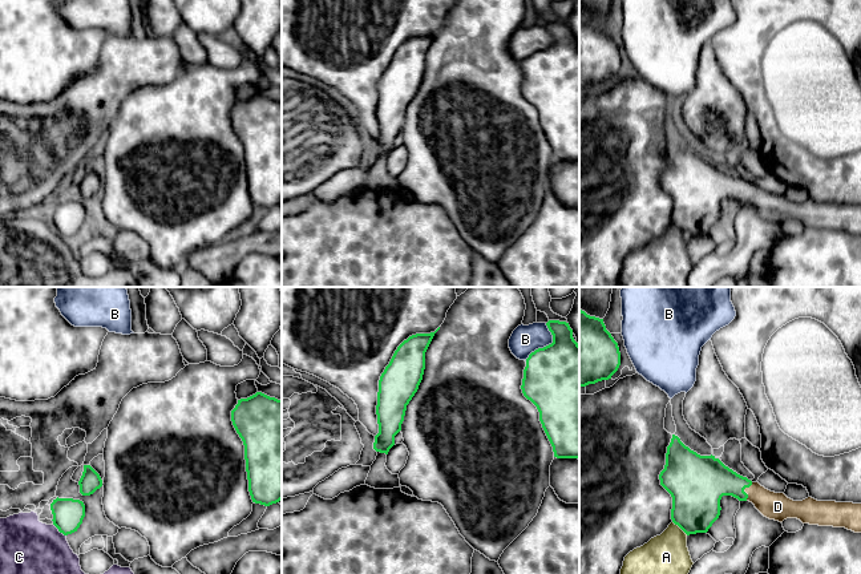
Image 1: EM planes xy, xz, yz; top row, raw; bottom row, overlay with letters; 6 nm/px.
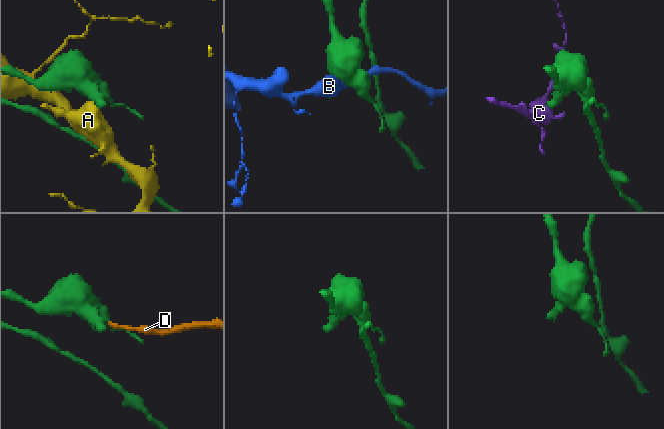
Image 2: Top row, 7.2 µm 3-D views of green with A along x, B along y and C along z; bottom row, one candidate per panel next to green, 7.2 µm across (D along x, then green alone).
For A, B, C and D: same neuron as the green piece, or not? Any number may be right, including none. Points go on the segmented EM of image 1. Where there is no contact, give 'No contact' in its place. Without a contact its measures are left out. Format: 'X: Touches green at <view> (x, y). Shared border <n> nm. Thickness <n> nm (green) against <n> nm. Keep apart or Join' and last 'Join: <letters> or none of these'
A: Touches green at yz (680, 528). Shared border 130 nm. Thickness 300 nm (green) against 240 nm. Keep apart
B: Touches green at xz (546, 346). Shared border 260 nm. Thickness 480 nm (green) against 180 nm. Keep apart
C: Touches green at xy (59, 530). Shared border 110 nm. Thickness 190 nm (green) against 340 nm. Keep apart
D: Touches green at yz (743, 490). Shared border 120 nm. Thickness 300 nm (green) against 170 nm. Join
Join: D

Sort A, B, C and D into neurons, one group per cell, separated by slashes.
A / B / C / D

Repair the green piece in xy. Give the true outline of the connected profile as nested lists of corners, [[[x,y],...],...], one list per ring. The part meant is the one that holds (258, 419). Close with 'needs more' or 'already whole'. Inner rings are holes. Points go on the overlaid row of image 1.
[[[262,392],[238,400],[233,425],[243,441],[252,502],[270,506],[282,500],[282,400]]]; already whole

